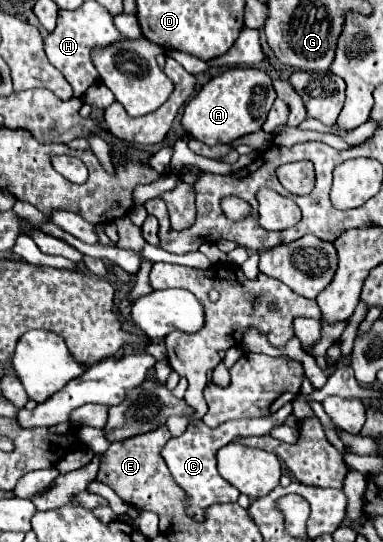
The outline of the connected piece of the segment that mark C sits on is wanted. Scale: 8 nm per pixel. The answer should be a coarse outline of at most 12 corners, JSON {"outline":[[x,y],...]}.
{"outline":[[291,414],[209,428],[191,420],[161,456],[189,494],[189,514],[241,492],[215,468],[217,450],[235,436],[263,436]]}

